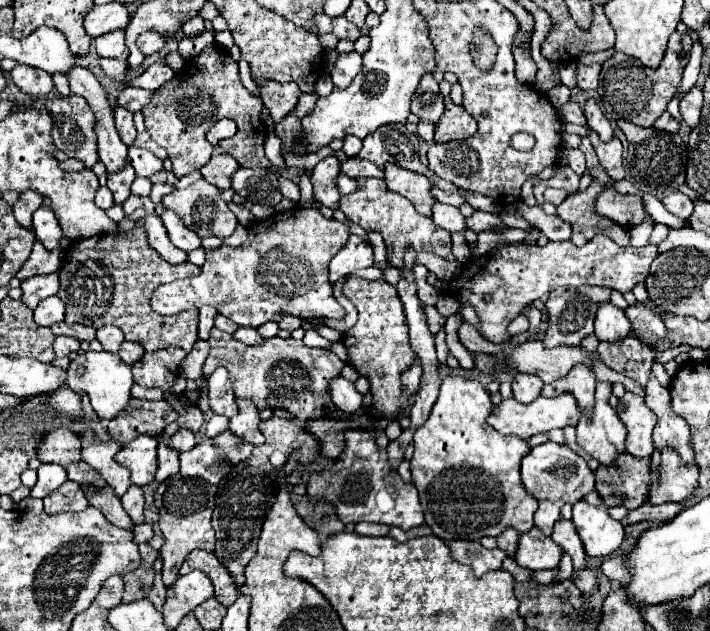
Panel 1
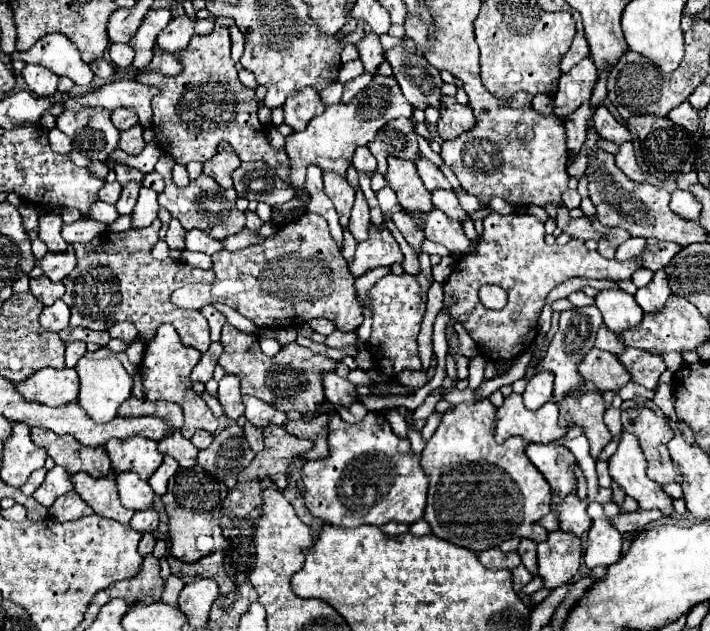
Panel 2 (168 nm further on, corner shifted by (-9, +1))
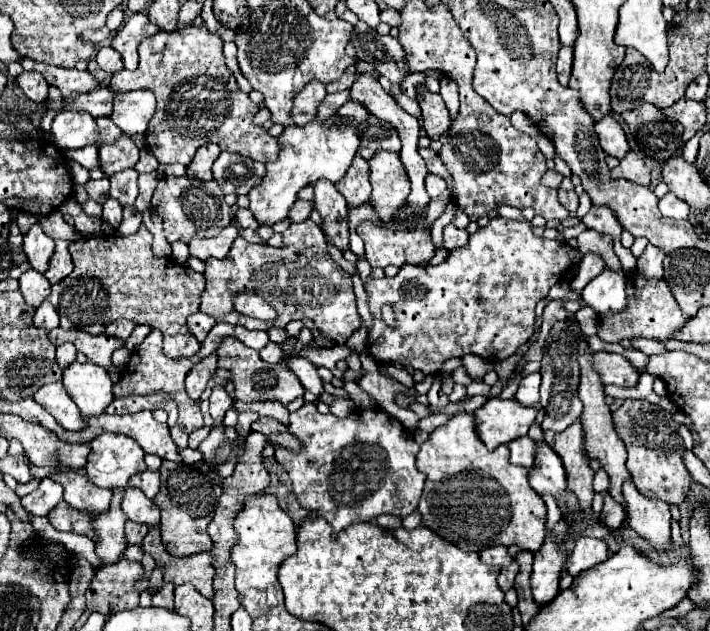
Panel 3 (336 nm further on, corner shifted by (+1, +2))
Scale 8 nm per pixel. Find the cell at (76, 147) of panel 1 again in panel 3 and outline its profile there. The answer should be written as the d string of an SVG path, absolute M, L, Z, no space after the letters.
M62 110L52 122L52 142L58 148L84 148L98 140L96 120L86 112Z

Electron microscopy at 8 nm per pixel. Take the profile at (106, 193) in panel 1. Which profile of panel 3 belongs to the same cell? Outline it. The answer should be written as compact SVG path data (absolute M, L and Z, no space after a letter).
M106 176L100 178L100 180L88 180L88 182L84 184L84 188L86 188L86 192L90 194L90 198L96 200L98 204L104 204L104 202L110 198L110 194L108 194L108 190L110 190L110 180L108 180Z

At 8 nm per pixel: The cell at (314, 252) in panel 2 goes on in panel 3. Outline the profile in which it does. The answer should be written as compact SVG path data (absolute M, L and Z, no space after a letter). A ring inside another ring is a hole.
M312 220L290 224L282 234L284 248L272 248L246 242L238 236L224 260L210 258L206 262L206 290L202 294L200 312L212 314L216 322L244 326L248 330L268 330L272 326L284 328L292 320L310 318L318 332L336 344L344 344L360 326L362 320L356 310L356 298L352 290L352 278L330 258L326 238L320 226ZM240 292L254 292L278 310L276 322L264 322L238 314L232 300Z

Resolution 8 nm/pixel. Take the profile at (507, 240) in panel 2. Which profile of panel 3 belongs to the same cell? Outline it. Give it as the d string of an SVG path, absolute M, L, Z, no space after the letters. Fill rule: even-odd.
M494 218L486 228L480 228L470 236L468 246L452 250L450 256L438 266L406 264L394 278L368 278L366 292L370 296L370 312L374 316L374 326L368 334L368 350L376 362L412 364L424 374L438 374L446 360L462 358L466 354L476 354L488 362L502 362L534 334L534 306L546 298L548 290L562 278L572 262L580 260L582 254L566 242L534 236L529 221L512 222L506 218ZM384 304L394 308L398 322L396 330L388 328L380 316L380 308Z

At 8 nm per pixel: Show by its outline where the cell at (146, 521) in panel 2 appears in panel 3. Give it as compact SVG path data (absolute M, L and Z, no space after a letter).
M126 522L126 544L132 546L132 544L142 544L144 536L148 534L148 528L146 526L140 526L140 524L134 524L134 522Z

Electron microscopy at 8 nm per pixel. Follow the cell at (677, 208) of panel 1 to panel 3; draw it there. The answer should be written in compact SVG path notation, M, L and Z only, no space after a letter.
M670 192L660 200L660 212L662 212L662 216L676 218L676 220L688 218L688 206L686 206L686 202L682 202L680 198L676 198Z

